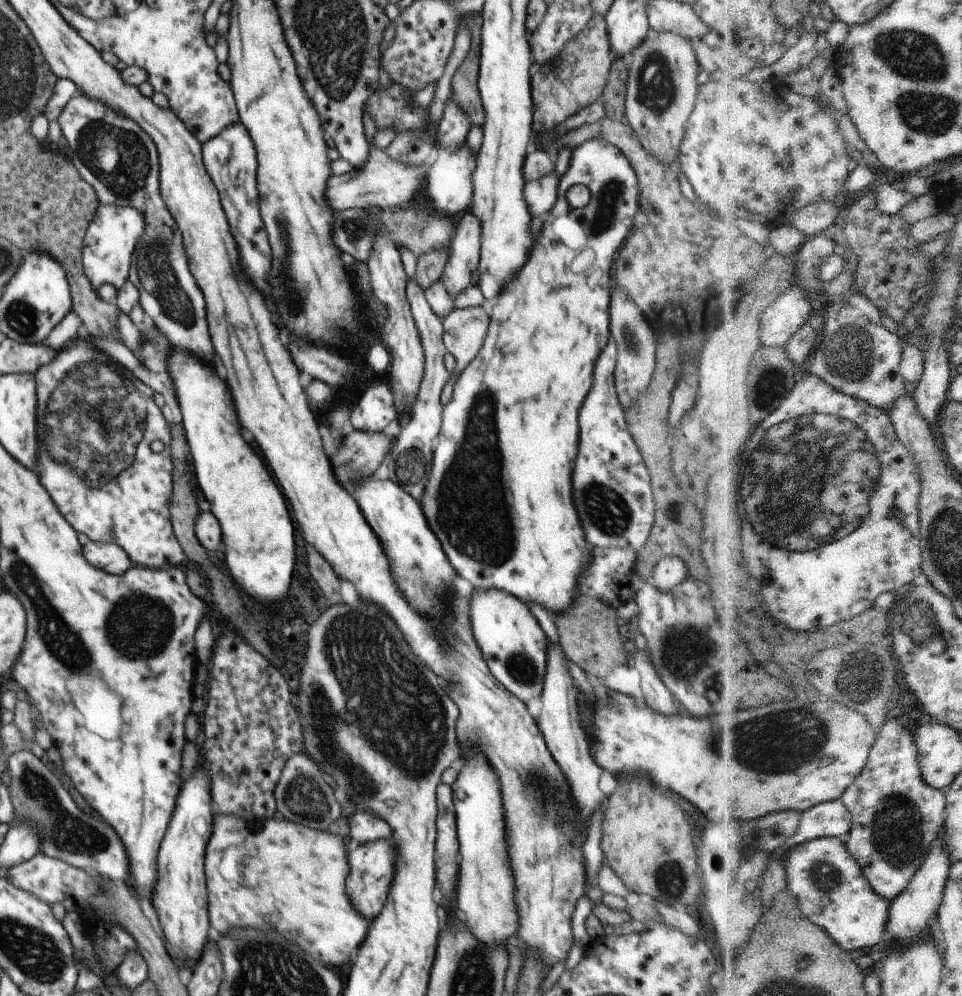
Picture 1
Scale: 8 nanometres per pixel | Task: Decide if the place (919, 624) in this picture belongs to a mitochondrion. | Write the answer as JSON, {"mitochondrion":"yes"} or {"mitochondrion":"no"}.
{"mitochondrion":"yes"}

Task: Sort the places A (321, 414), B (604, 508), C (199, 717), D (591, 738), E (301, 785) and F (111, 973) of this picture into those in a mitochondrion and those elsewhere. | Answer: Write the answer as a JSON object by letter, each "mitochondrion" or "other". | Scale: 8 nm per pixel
{"A":"other","B":"mitochondrion","C":"other","D":"other","E":"mitochondrion","F":"other"}

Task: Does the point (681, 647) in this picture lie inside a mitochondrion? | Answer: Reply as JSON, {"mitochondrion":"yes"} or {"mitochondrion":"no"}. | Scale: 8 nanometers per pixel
{"mitochondrion":"yes"}

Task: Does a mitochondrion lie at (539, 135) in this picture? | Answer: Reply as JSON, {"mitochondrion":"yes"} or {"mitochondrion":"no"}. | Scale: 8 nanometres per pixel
{"mitochondrion":"no"}

